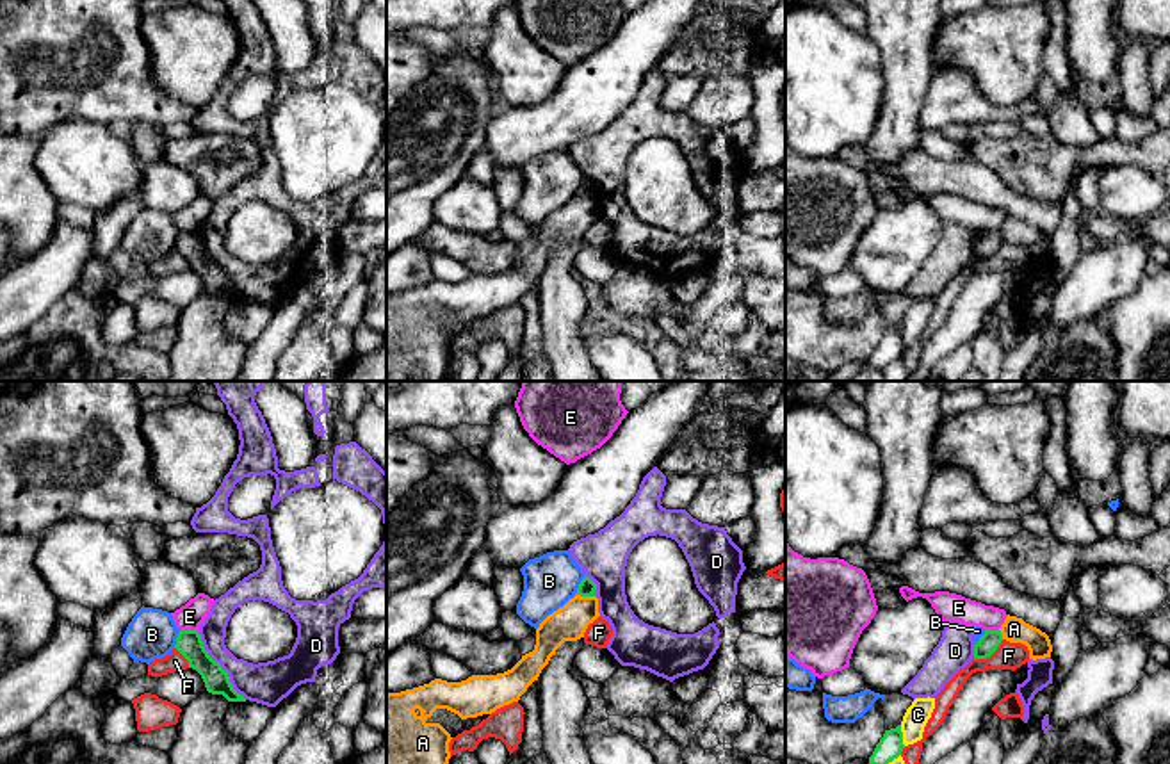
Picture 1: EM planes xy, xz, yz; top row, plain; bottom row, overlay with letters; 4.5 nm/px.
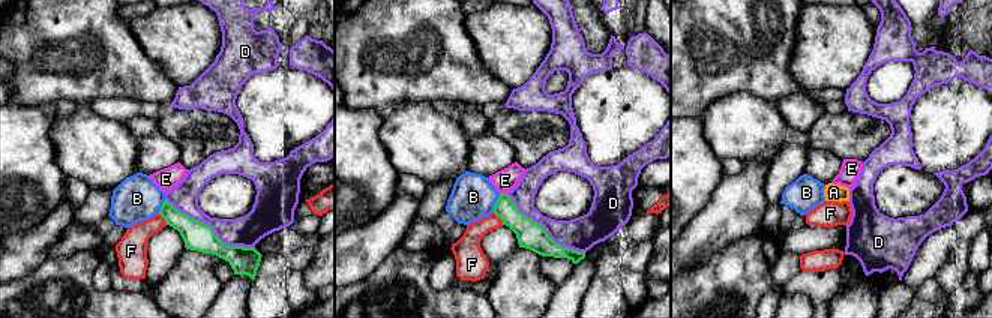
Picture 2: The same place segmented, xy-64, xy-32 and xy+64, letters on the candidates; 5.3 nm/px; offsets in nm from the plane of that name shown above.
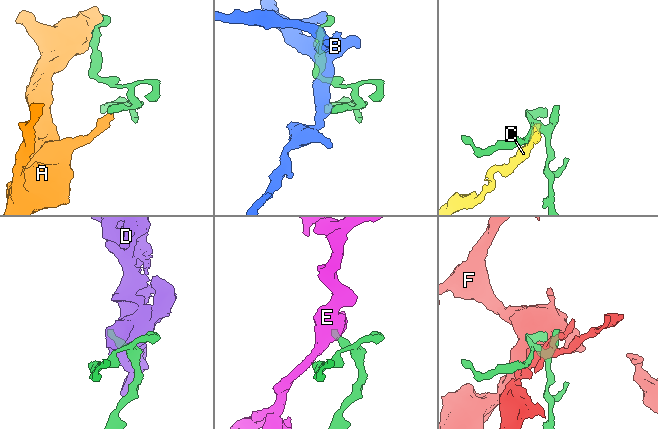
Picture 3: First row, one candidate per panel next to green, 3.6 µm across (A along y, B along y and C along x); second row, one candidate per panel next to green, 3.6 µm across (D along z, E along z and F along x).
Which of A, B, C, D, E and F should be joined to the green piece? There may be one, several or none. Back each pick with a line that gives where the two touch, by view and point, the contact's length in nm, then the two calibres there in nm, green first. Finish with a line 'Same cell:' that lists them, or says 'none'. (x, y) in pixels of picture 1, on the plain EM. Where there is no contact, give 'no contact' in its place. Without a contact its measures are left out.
Same cell: none

